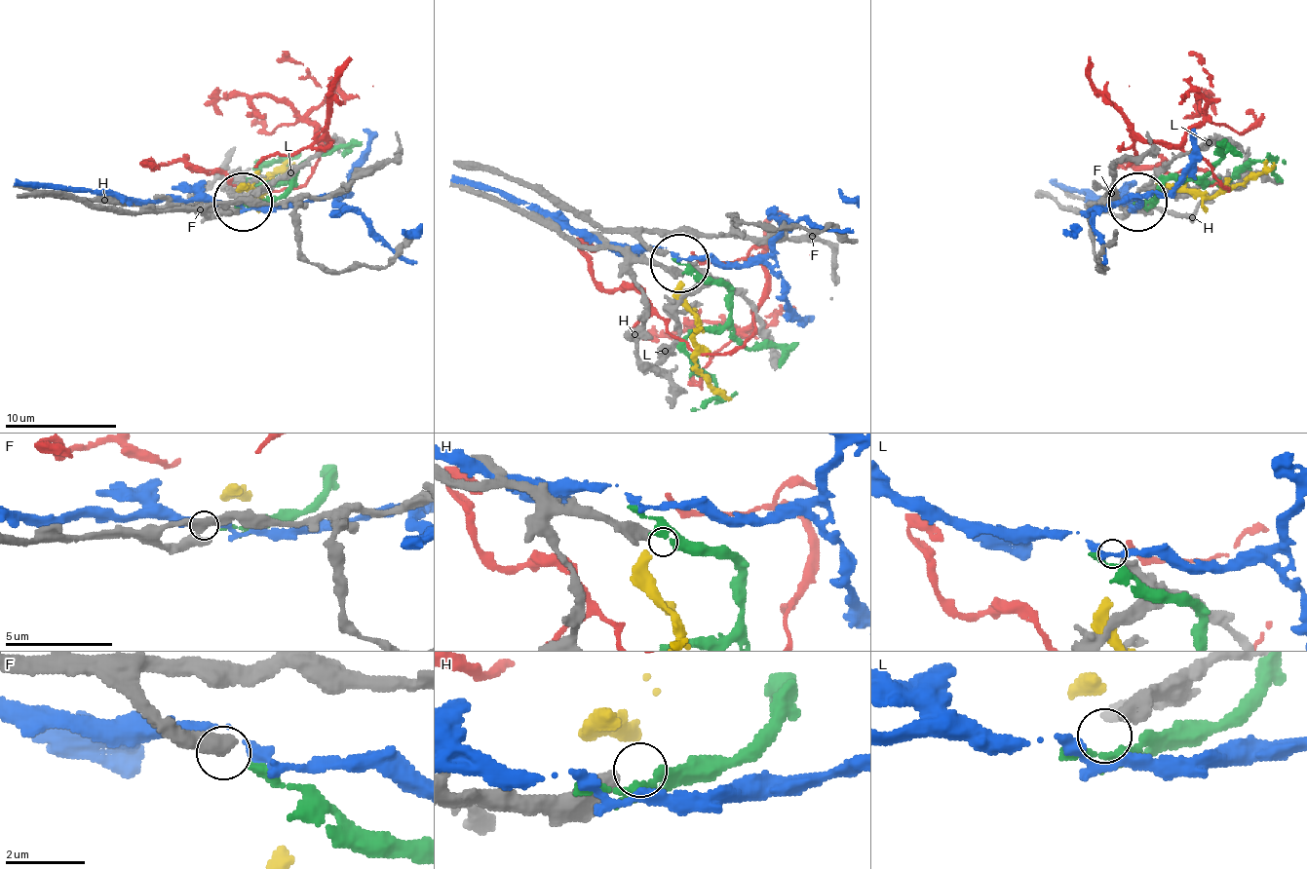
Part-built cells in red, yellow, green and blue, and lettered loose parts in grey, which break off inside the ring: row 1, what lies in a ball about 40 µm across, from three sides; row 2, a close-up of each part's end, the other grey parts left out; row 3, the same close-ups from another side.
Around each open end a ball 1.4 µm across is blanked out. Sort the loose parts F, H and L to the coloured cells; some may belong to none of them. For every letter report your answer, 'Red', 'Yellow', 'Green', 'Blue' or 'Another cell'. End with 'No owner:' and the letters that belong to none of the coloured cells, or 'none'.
F: Green
H: Another cell
L: Blue
No owner: H

